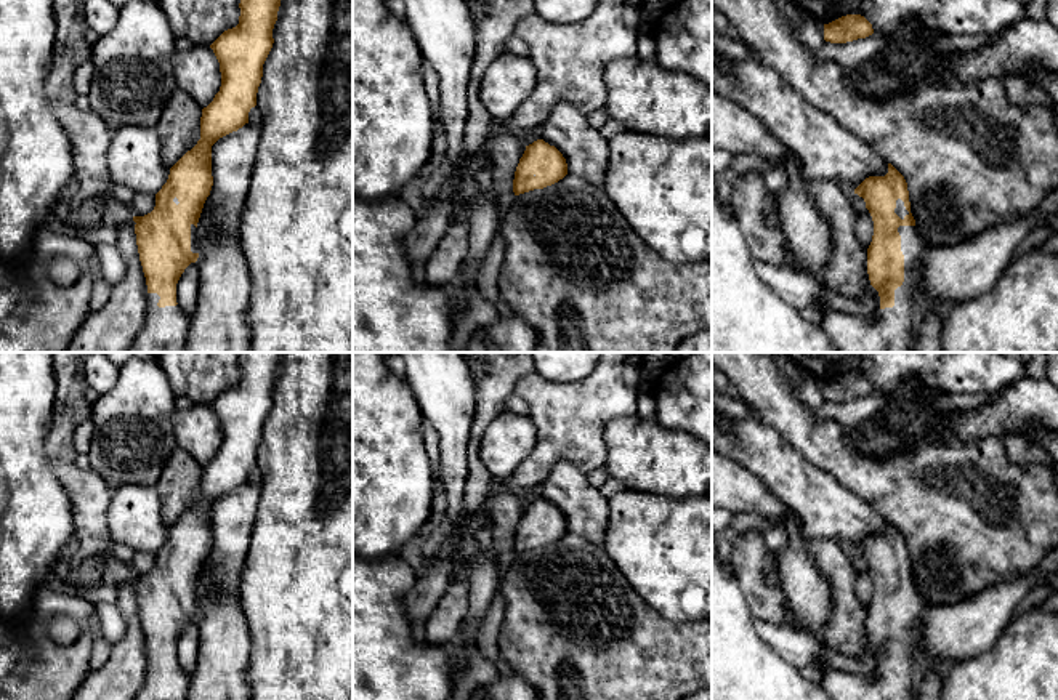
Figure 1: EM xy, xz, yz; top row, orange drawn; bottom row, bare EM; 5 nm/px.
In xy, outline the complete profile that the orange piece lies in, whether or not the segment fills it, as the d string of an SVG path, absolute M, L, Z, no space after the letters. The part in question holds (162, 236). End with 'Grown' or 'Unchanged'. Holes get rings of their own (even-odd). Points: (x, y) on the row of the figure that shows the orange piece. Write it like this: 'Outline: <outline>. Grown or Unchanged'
Outline: M240 0L239 24L224 30L212 45L221 72L221 86L213 101L202 109L200 139L172 168L167 183L155 194L155 207L144 216L133 216L139 261L147 285L147 316L143 328L127 352L184 352L189 335L191 316L176 303L176 284L184 269L199 258L197 223L213 186L212 146L223 136L248 123L248 112L256 106L256 93L263 77L263 64L273 48L273 29L277 21L281 0Z. Grown

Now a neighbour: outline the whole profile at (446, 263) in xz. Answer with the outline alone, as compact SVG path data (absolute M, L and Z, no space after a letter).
M458 213L426 261L425 276L428 285L442 287L458 280L468 255L468 235L468 224Z

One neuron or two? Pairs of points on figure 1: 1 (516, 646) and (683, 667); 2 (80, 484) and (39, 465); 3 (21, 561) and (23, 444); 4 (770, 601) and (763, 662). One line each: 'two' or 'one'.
1: one
2: two
3: one
4: two

